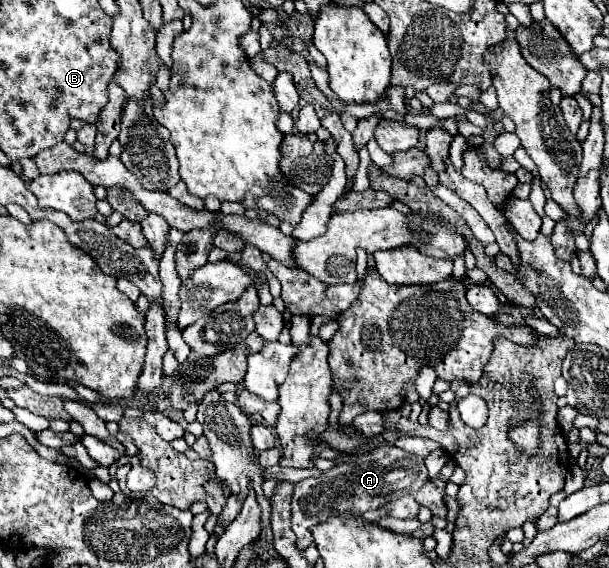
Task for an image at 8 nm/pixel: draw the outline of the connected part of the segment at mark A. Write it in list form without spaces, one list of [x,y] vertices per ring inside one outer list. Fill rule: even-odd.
[[[396,446],[392,448],[374,448],[364,452],[354,464],[334,466],[332,470],[320,474],[318,478],[306,478],[294,486],[292,494],[292,530],[296,534],[298,550],[306,550],[314,540],[310,526],[326,522],[332,514],[344,514],[350,510],[368,512],[376,510],[392,500],[410,496],[428,482],[428,470],[424,458],[408,454]]]

